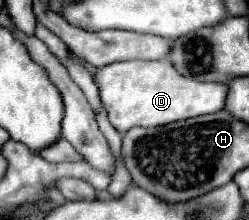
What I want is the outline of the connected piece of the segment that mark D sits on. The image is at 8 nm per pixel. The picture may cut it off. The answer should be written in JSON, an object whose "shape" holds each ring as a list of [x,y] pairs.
{"shape":[[[167,59],[159,61],[123,61],[111,63],[95,73],[101,103],[109,115],[111,125],[125,133],[131,127],[157,127],[189,117],[217,113],[223,109],[227,85],[191,81],[175,73]]]}

